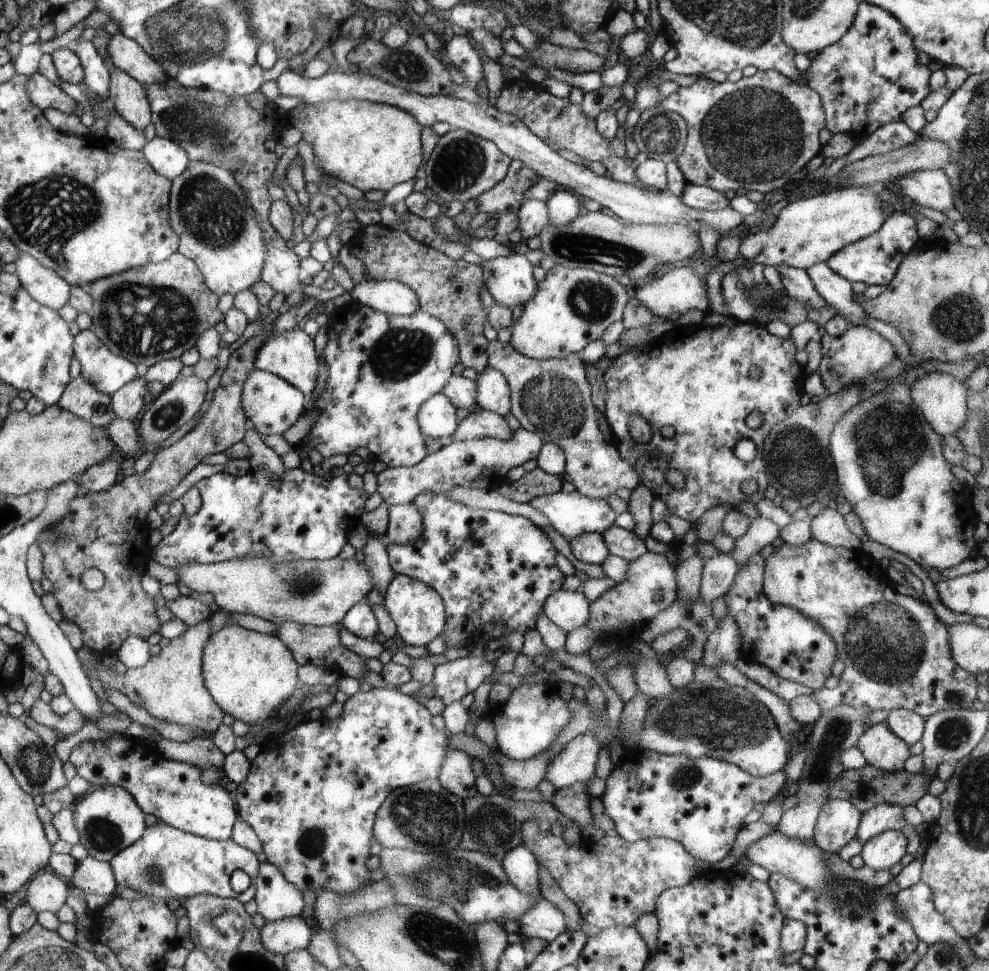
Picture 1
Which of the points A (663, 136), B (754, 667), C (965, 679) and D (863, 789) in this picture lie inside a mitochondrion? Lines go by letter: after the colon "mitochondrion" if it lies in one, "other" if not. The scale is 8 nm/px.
A: mitochondrion
B: other
C: other
D: mitochondrion

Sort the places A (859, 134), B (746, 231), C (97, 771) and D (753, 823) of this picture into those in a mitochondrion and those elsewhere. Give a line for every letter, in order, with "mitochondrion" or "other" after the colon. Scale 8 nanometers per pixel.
A: other
B: other
C: other
D: other

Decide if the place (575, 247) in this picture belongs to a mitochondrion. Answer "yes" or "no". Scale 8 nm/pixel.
yes

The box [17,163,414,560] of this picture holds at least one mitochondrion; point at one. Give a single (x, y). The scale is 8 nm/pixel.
(145, 320)

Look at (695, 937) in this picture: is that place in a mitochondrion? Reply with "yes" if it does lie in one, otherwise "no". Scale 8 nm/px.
no

